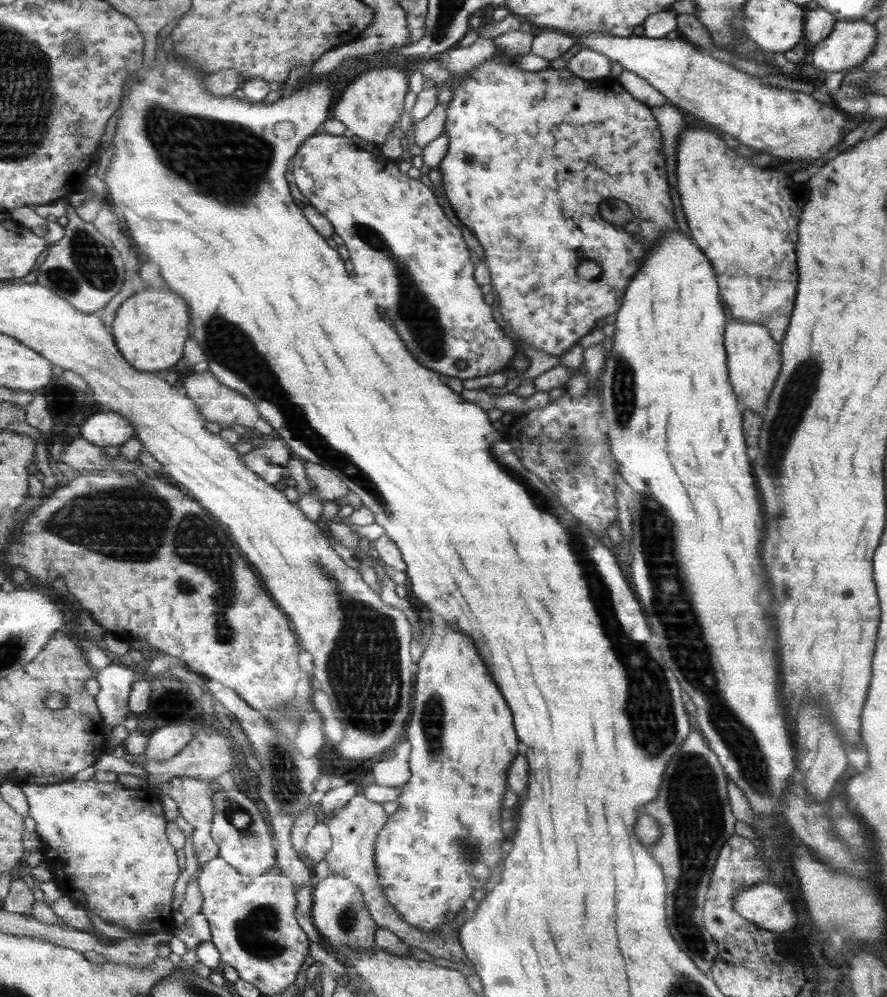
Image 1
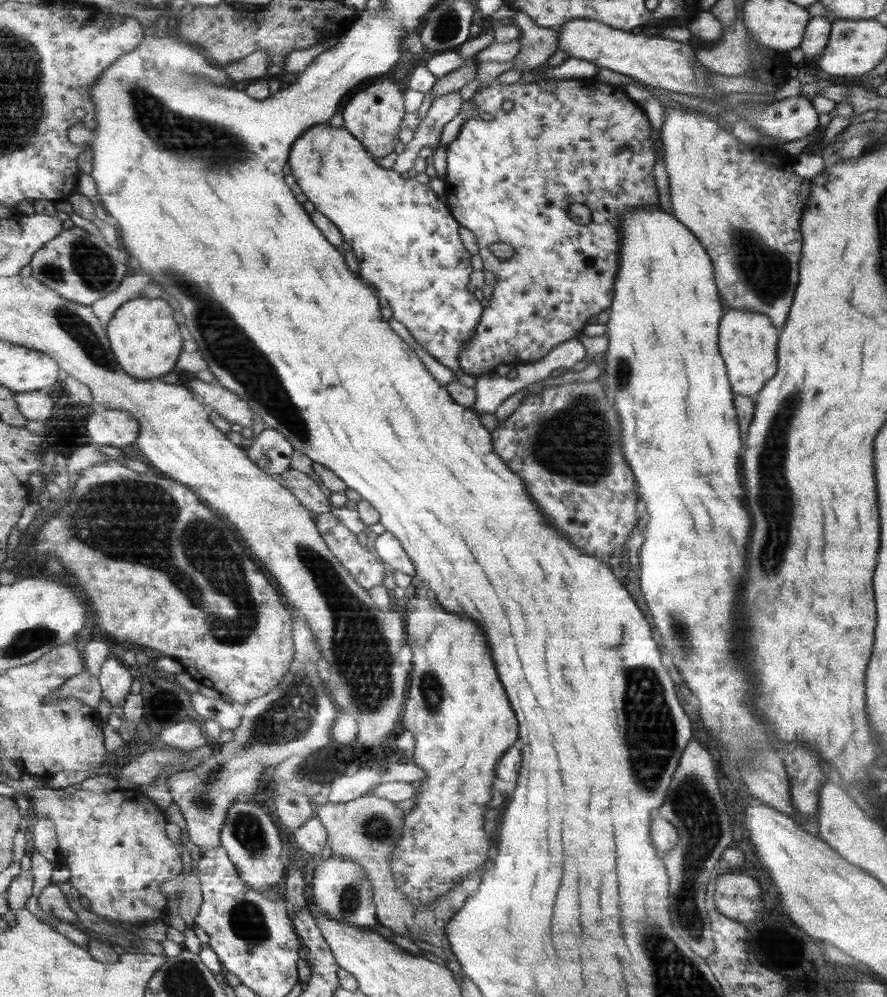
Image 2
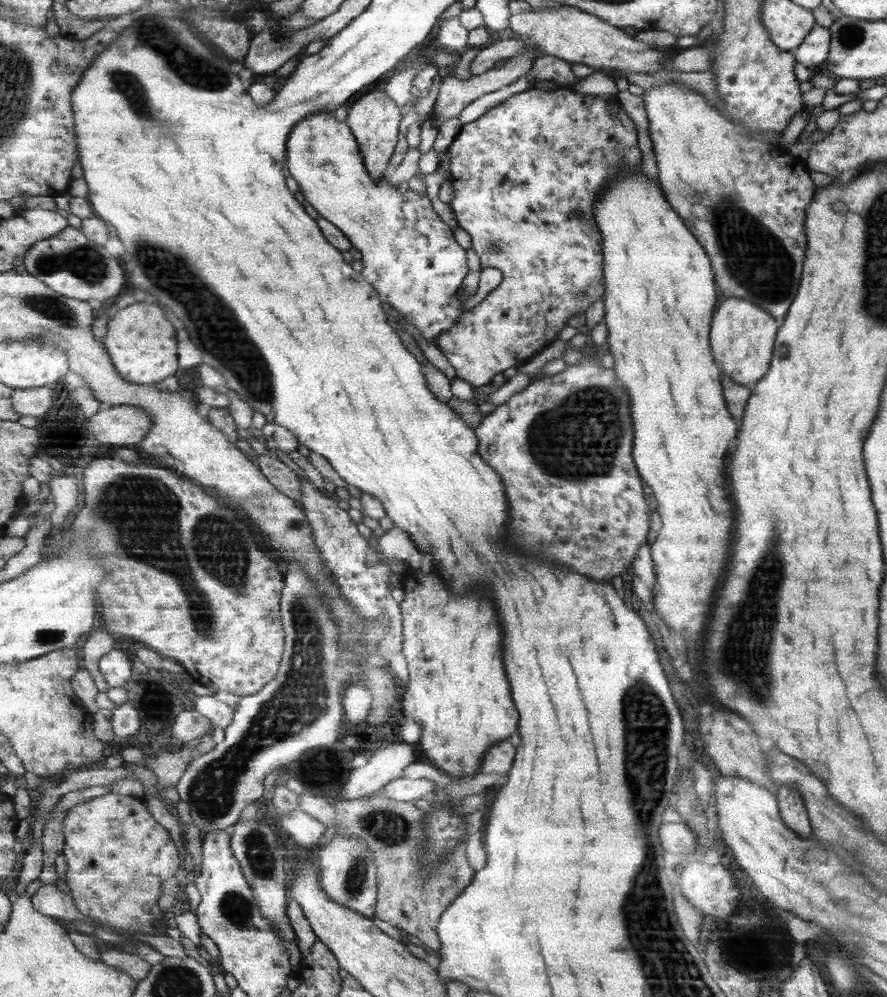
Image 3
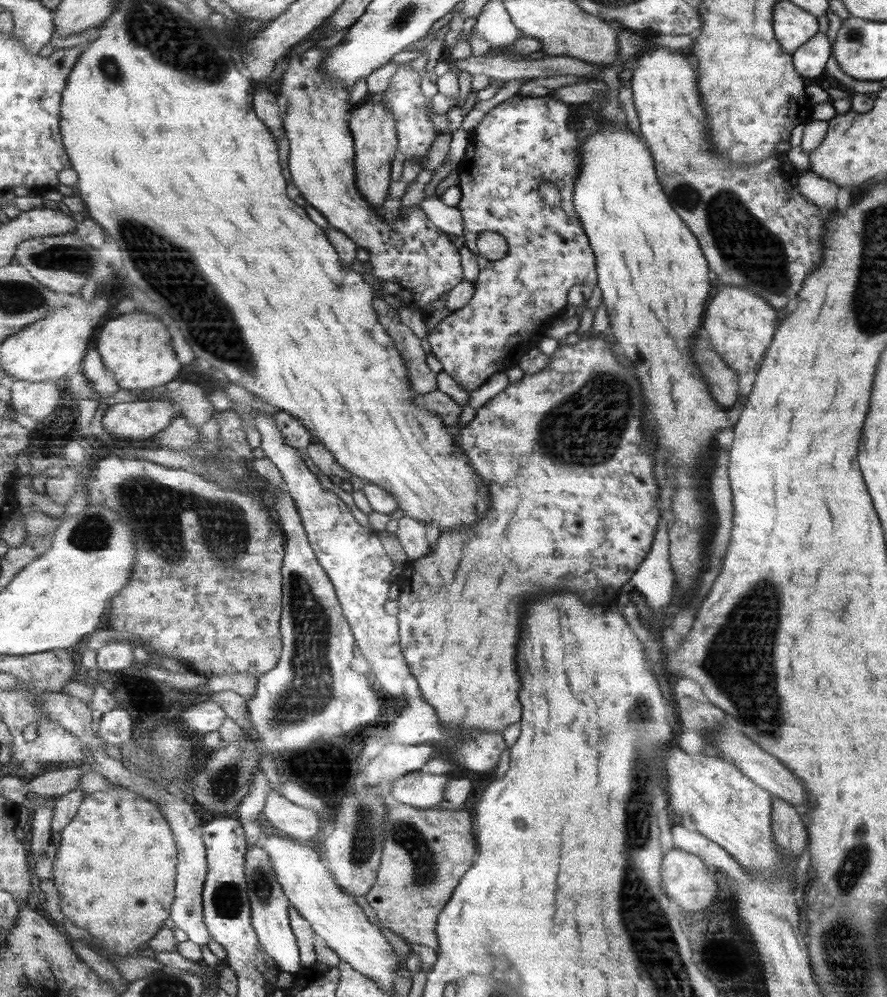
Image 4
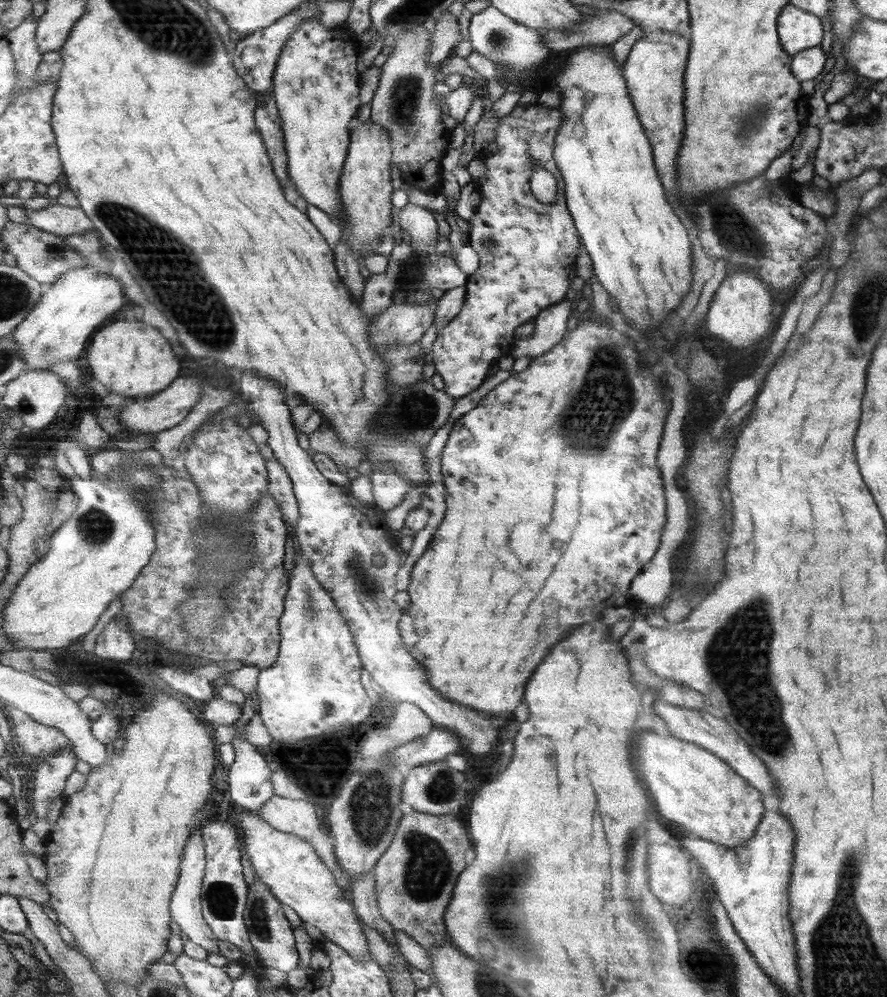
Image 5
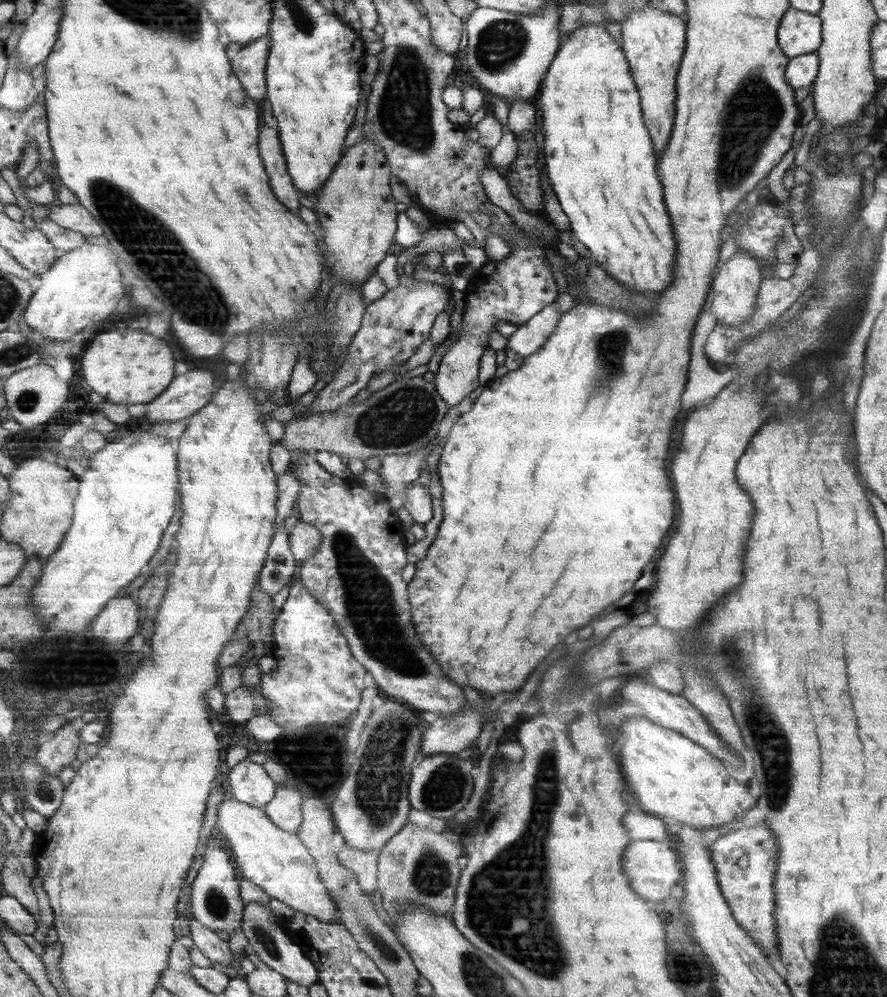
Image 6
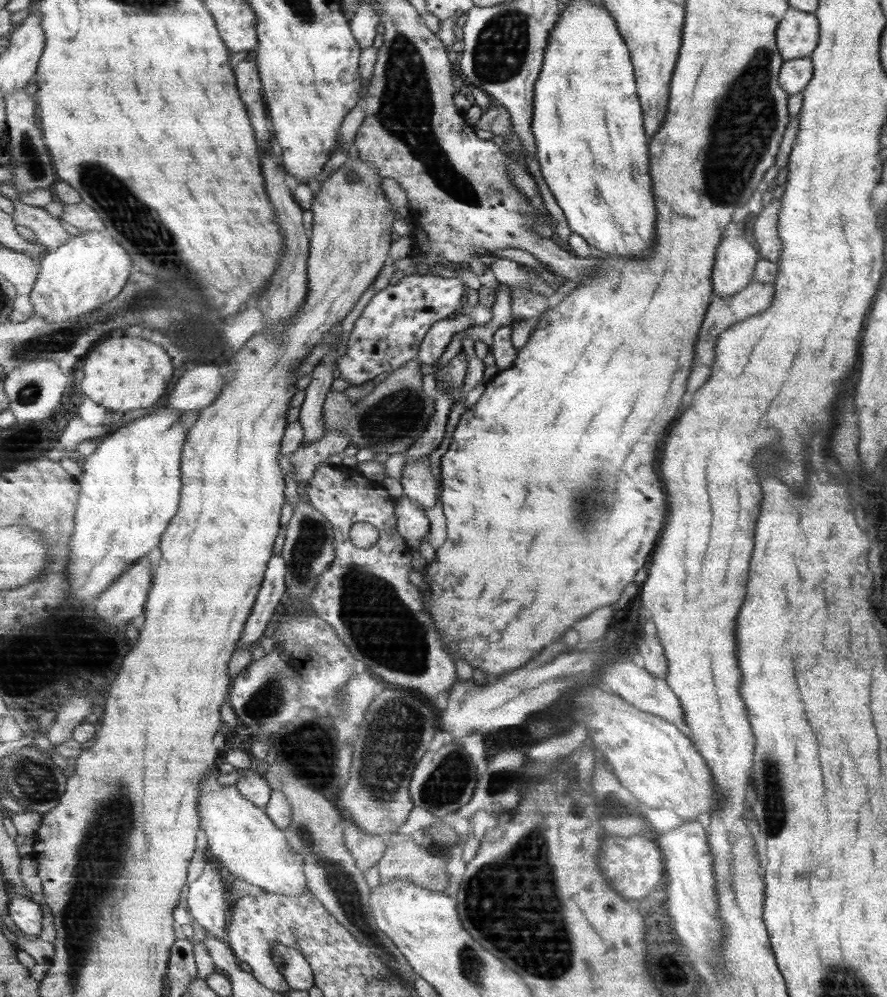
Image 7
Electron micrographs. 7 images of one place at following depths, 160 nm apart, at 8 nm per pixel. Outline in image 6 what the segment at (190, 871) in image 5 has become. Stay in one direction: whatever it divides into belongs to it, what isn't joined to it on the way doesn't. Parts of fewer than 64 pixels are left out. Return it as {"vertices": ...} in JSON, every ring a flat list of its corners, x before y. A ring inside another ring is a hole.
{"vertices":[[191,896,190,900,187,900,187,897,181,897,178,902,178,911,189,922,190,936,195,942,195,947,199,948,213,963,223,966,231,964,233,954,231,954,229,944,223,941,212,928,199,922,192,910,189,911,191,909,189,906,191,906]]}

